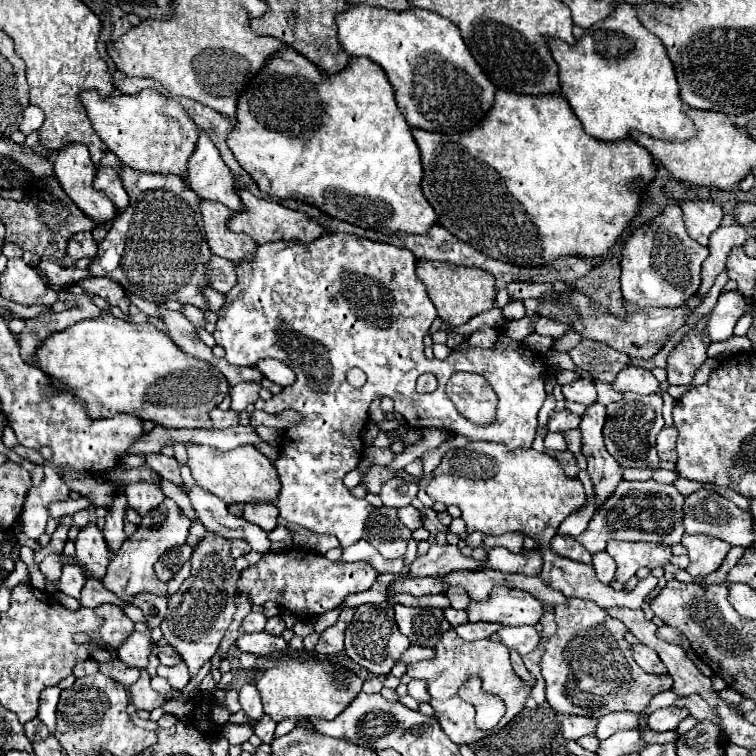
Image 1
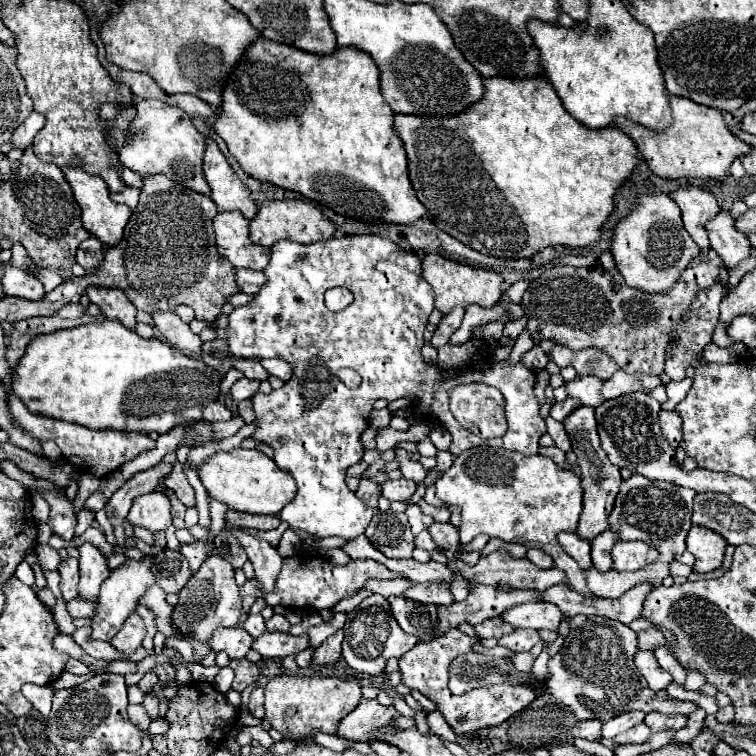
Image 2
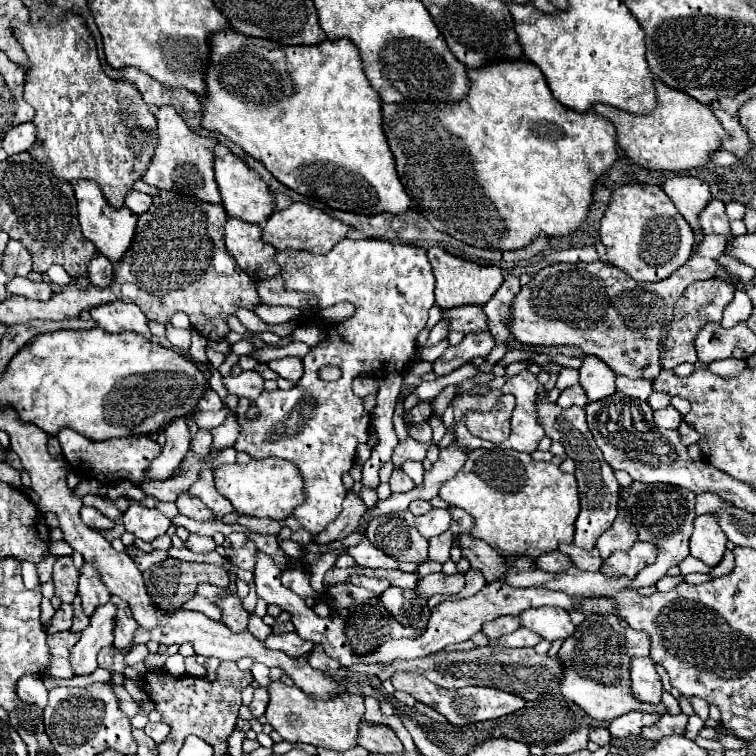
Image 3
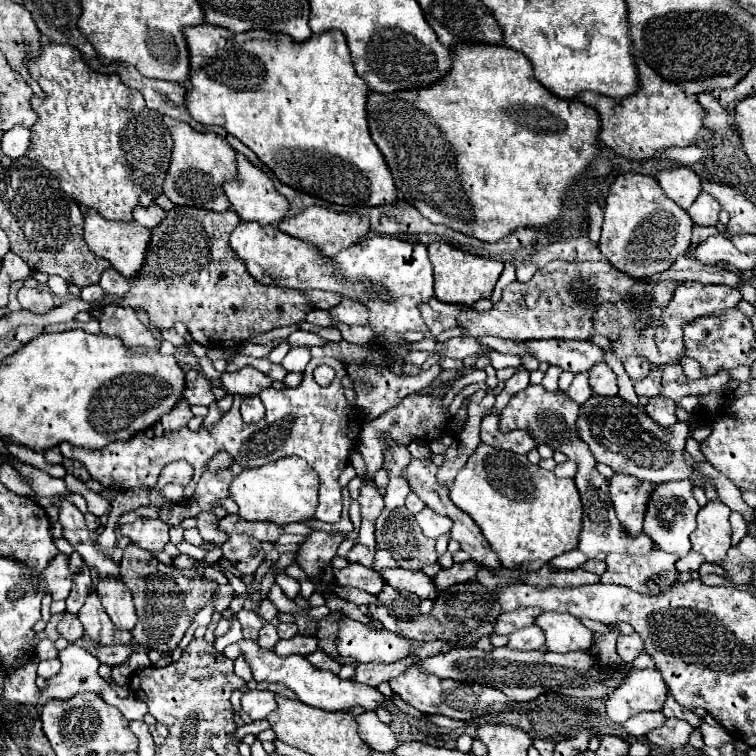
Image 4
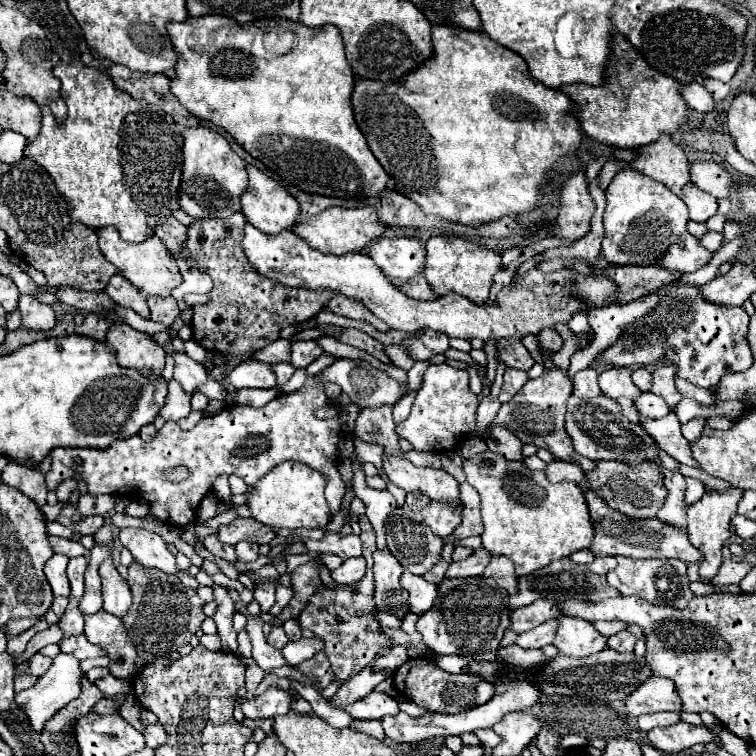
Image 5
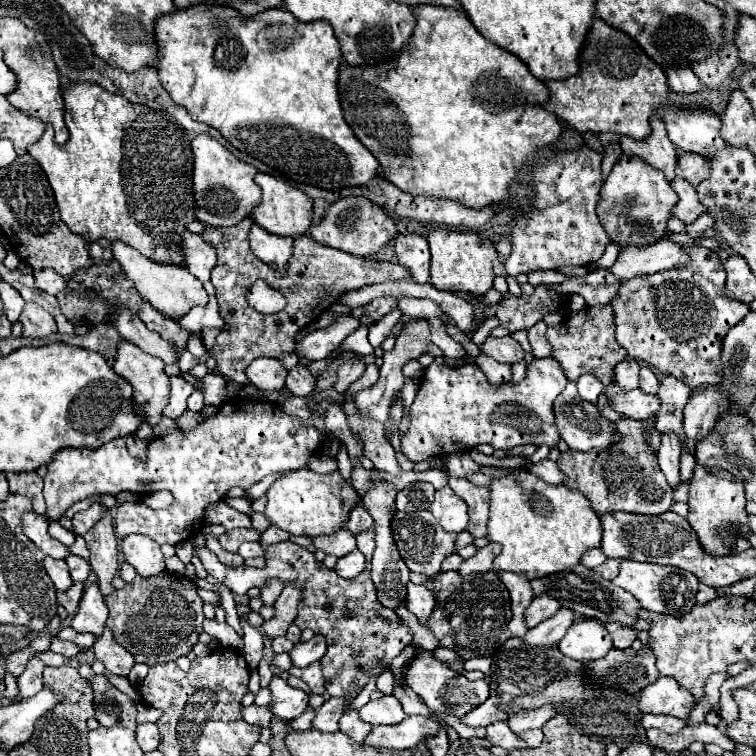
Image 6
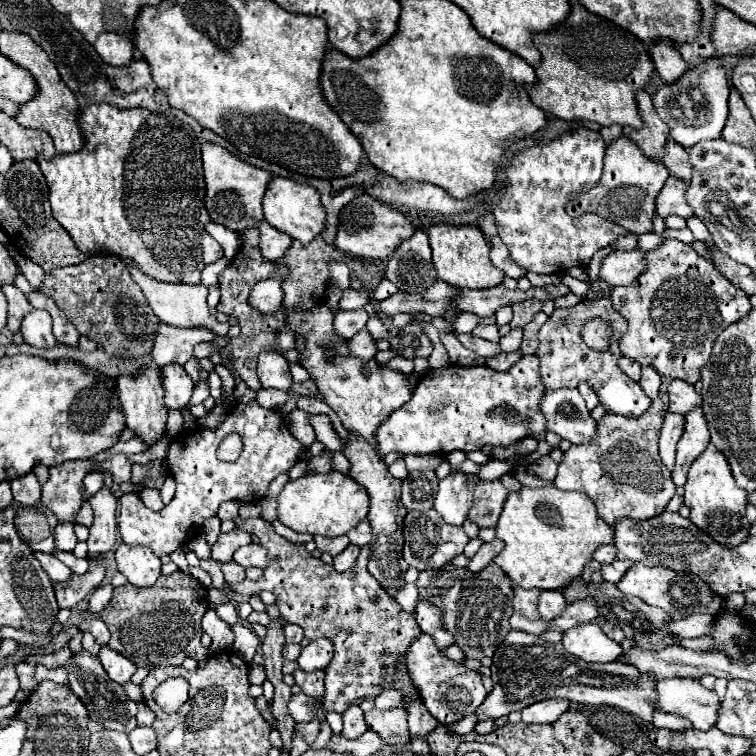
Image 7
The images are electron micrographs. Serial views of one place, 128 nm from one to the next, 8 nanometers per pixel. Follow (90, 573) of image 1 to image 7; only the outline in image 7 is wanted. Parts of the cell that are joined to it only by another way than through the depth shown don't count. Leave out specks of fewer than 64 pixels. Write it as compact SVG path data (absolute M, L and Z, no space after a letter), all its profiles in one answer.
M102 648L100 654L98 654L98 658L100 658L104 670L108 672L108 676L114 682L118 682L118 684L130 682L132 674L136 672L136 666L128 658L124 658L122 654L118 654L118 652L110 650L110 648Z

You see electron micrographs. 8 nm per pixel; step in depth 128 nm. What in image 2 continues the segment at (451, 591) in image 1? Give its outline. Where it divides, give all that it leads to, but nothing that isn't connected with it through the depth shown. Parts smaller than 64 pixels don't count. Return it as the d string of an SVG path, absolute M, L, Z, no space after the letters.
M454 574L454 578L456 578L456 584L452 584L450 590L454 594L454 600L462 602L468 596L468 582L464 582L464 578L460 574Z

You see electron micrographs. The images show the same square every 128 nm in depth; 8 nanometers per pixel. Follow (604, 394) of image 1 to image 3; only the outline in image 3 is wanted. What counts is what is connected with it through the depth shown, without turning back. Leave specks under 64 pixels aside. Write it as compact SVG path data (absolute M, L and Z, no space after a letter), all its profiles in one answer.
M626 376L616 378L616 390L638 400L646 400L652 394L652 382L650 380L630 380Z

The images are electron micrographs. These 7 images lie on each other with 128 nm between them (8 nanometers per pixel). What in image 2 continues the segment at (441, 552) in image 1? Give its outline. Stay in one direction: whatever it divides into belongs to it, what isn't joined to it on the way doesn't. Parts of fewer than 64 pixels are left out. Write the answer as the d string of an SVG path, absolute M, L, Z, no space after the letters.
M494 550L492 554L488 554L486 558L480 558L480 562L476 566L466 566L462 560L452 560L448 562L450 570L460 570L462 576L466 580L474 580L476 584L492 584L492 586L500 586L500 584L510 584L510 588L534 588L534 590L544 590L550 586L566 585L567 579L564 572L556 567L550 569L536 568L528 558L514 558L510 556L506 550Z

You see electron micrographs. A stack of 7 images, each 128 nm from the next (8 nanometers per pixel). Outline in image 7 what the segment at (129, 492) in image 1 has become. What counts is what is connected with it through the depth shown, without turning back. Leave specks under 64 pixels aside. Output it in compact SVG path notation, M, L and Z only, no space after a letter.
M120 544L116 548L116 568L136 588L150 588L160 576L160 566L160 558L156 558L146 546L132 548Z

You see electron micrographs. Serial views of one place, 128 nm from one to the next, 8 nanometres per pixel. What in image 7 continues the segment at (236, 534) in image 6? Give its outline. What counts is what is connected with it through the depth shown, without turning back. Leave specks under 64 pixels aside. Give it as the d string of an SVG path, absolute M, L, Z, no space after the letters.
M232 530L232 532L228 532L228 534L220 534L218 536L218 540L216 540L216 544L212 546L212 558L216 560L216 562L228 562L228 560L232 560L232 556L234 556L234 552L240 548L240 546L244 546L244 544L250 544L252 542L252 538L250 538L250 534L248 532L244 532L244 530Z

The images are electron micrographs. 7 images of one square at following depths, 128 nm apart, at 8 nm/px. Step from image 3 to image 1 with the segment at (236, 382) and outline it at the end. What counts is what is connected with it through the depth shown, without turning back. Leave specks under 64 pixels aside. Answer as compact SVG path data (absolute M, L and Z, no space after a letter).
M242 382L230 388L230 396L232 396L232 410L242 412L246 410L248 404L254 404L258 400L258 390L260 384L258 382Z

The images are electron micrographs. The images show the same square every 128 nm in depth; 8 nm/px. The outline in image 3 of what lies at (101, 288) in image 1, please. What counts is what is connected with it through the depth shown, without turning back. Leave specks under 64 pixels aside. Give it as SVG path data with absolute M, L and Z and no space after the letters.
M126 302L104 304L100 308L92 308L90 316L98 324L98 328L106 332L130 330L130 332L142 334L148 340L152 336L148 328L148 318L142 314L142 310L136 304L126 304Z

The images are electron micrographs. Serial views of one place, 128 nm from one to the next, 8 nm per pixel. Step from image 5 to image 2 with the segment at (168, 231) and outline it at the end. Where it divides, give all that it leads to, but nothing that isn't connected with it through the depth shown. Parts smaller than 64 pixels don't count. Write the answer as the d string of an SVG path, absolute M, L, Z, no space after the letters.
M124 188L120 194L112 194L112 200L118 202L118 204L126 204L128 208L134 210L138 206L138 196L140 196L140 190Z

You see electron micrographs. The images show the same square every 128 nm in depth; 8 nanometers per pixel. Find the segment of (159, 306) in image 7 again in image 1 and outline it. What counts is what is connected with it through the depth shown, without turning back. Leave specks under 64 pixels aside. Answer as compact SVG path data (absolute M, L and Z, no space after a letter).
M70 144L66 148L62 148L56 156L54 156L54 174L56 178L60 180L64 192L70 196L70 200L98 226L98 224L108 224L116 218L118 214L118 208L114 206L114 202L104 196L102 192L96 192L96 188L92 186L94 184L94 178L96 178L96 166L92 168L92 160L90 160L90 154L88 154L88 148L82 146L82 144Z

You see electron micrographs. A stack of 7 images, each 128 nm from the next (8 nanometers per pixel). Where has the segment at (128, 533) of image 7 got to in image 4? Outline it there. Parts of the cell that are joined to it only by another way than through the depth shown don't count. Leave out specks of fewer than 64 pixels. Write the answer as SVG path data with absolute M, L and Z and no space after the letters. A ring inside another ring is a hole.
M312 358L306 368L304 380L296 388L286 388L286 390L266 388L262 392L262 402L266 406L266 414L256 424L246 424L242 420L240 410L238 410L240 398L236 396L232 408L212 426L202 424L198 430L180 428L176 432L154 436L154 438L148 438L146 434L136 434L130 440L116 440L102 450L76 448L76 446L64 442L64 450L60 450L60 452L64 458L80 460L86 466L92 480L96 480L104 488L112 488L112 490L132 490L132 488L154 490L156 478L160 476L162 468L168 462L186 460L194 466L192 482L186 486L168 484L160 490L162 496L174 504L186 504L192 498L200 476L208 470L208 462L212 460L214 454L218 454L222 450L228 452L234 458L234 462L238 462L242 468L258 468L266 462L276 462L278 458L284 458L284 456L300 456L320 476L320 504L316 508L314 518L334 524L340 520L340 514L342 514L342 496L340 496L342 486L338 484L338 474L348 464L350 450L352 450L352 446L358 438L358 432L361 430L361 419L358 412L355 411L357 414L355 420L352 420L348 414L351 411L350 404L346 402L344 388L340 384L340 380L344 376L346 376L346 366L342 362L338 362L334 358ZM320 364L326 364L336 370L334 380L326 388L318 386L312 376L314 368Z

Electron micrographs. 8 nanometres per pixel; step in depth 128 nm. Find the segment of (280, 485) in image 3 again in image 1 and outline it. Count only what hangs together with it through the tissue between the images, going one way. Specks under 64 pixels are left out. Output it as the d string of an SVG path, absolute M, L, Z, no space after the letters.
M188 444L188 468L200 488L212 492L230 504L252 504L252 502L276 502L280 494L280 478L274 464L258 452L254 446L240 446L230 452L220 452L210 446Z

